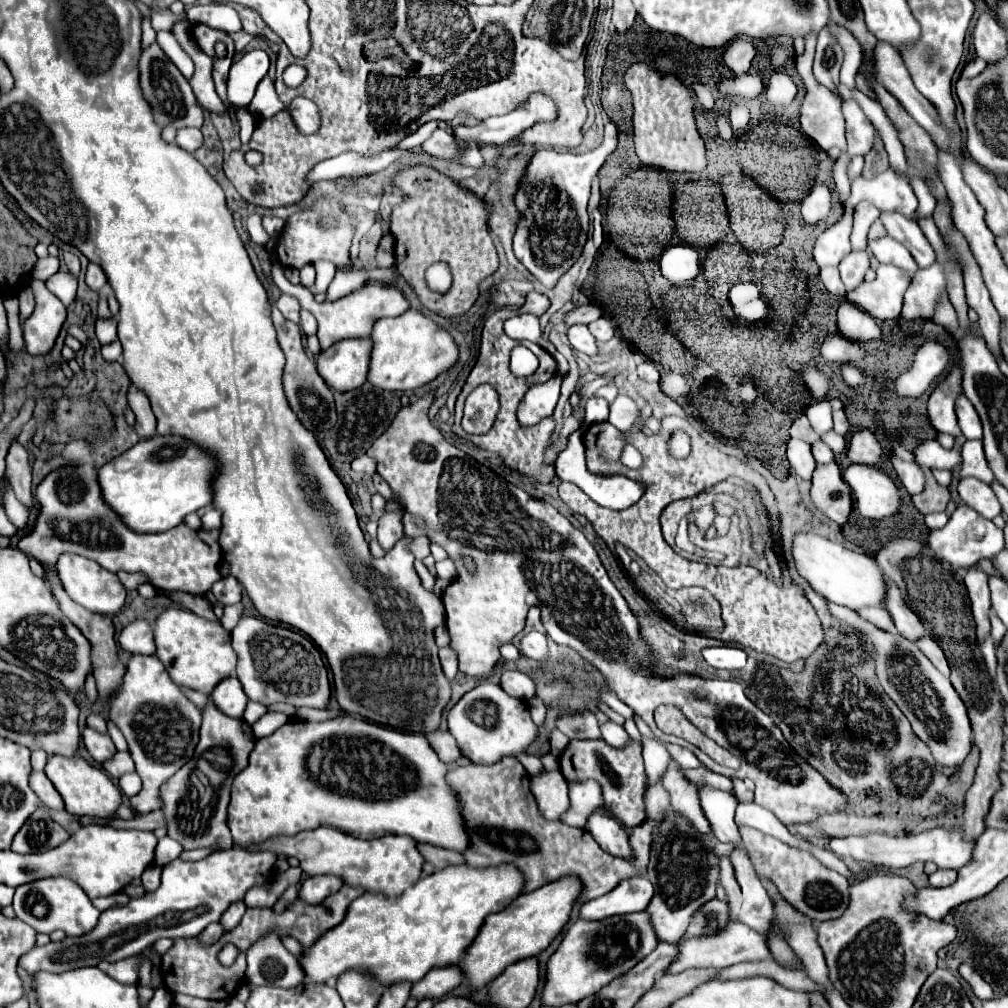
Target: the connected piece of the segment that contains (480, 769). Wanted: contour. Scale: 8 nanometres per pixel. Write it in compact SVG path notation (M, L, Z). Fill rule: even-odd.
M513 756L491 766L459 766L447 772L447 782L459 794L465 808L465 826L471 836L471 846L463 852L467 864L473 868L499 864L515 866L525 876L521 894L533 892L563 876L575 876L585 888L577 902L585 902L613 890L625 878L643 876L649 866L649 848L653 844L653 830L657 830L657 822L645 820L635 828L629 840L633 858L613 858L597 846L587 830L571 828L559 820L547 822L541 818L537 802L529 790L529 774Z

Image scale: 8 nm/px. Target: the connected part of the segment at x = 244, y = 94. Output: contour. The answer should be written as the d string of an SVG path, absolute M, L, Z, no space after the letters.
M251 50L241 60L233 62L227 82L229 102L233 106L249 106L257 84L269 70L269 56L263 50Z

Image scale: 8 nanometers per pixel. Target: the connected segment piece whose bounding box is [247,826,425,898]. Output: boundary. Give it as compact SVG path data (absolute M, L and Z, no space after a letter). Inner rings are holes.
M325 826L299 832L293 838L277 836L259 846L247 846L247 850L273 850L275 854L295 856L307 876L337 874L339 878L345 878L345 886L361 886L365 892L383 894L385 898L399 896L409 884L417 882L425 864L421 852L417 850L417 842L409 836L387 834L375 840L361 840Z

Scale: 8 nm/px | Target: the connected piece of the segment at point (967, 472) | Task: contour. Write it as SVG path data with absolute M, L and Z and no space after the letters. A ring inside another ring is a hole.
M967 440L961 448L961 466L959 466L959 472L957 472L957 478L967 478L967 476L973 476L973 478L979 478L983 482L993 482L993 472L989 470L987 466L987 460L985 460L985 454L983 454L983 444L981 440Z

